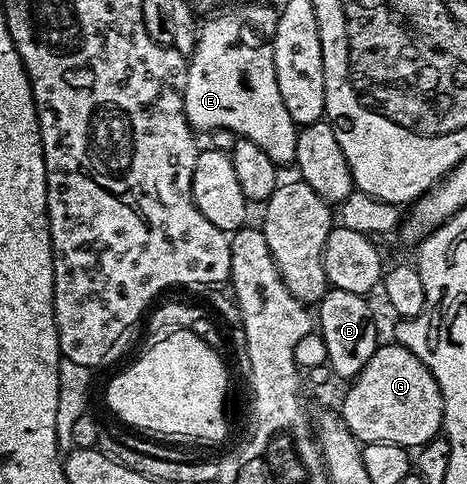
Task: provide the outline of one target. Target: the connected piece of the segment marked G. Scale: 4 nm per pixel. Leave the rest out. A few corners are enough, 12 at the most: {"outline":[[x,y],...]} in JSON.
{"outline":[[382,343],[339,415],[362,445],[420,450],[442,431],[431,370]]}

